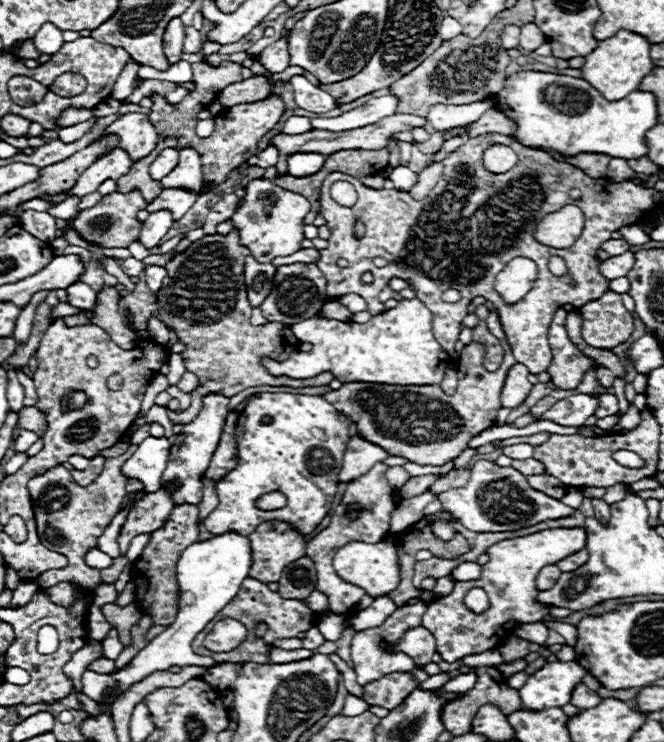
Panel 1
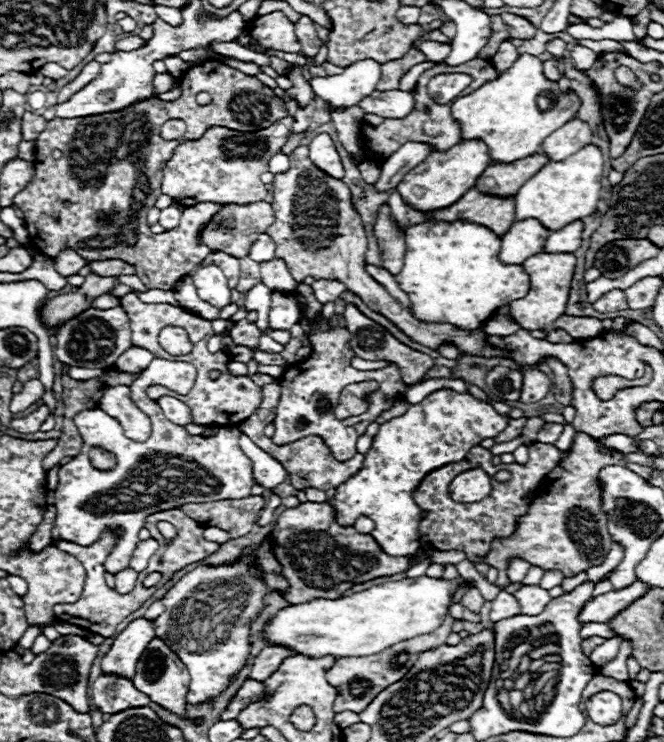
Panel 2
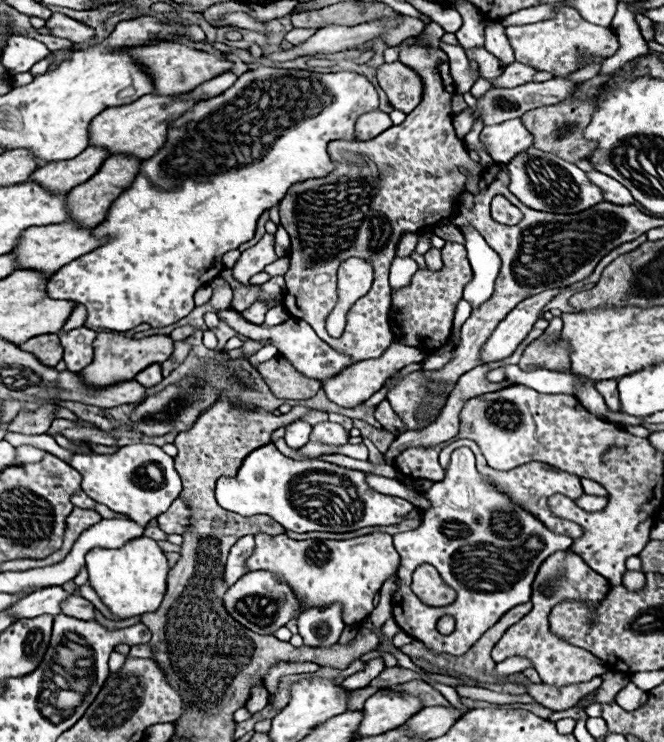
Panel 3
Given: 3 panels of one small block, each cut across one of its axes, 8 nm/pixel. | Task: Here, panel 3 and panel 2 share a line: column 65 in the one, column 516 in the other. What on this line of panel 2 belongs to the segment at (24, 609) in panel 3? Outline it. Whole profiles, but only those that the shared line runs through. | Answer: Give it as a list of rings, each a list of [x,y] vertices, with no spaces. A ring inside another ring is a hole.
[[[522,586],[514,592],[516,600],[520,602],[520,614],[540,614],[544,606],[552,600],[548,590],[542,590],[540,586]]]

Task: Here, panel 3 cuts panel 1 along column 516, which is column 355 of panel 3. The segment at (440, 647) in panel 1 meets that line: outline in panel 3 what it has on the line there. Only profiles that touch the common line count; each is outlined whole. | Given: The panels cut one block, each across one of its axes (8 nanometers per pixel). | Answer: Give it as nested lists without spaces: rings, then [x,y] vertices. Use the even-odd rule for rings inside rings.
[[[372,532],[350,540],[290,540],[284,534],[278,536],[256,534],[254,538],[256,538],[256,548],[246,562],[250,570],[268,570],[280,576],[282,580],[286,580],[292,586],[292,590],[296,590],[296,596],[302,600],[304,608],[330,606],[334,602],[342,602],[344,604],[342,616],[344,616],[344,624],[348,626],[360,624],[374,610],[374,596],[378,594],[380,586],[398,570],[400,564],[400,556],[392,546],[392,536],[384,532]]]

